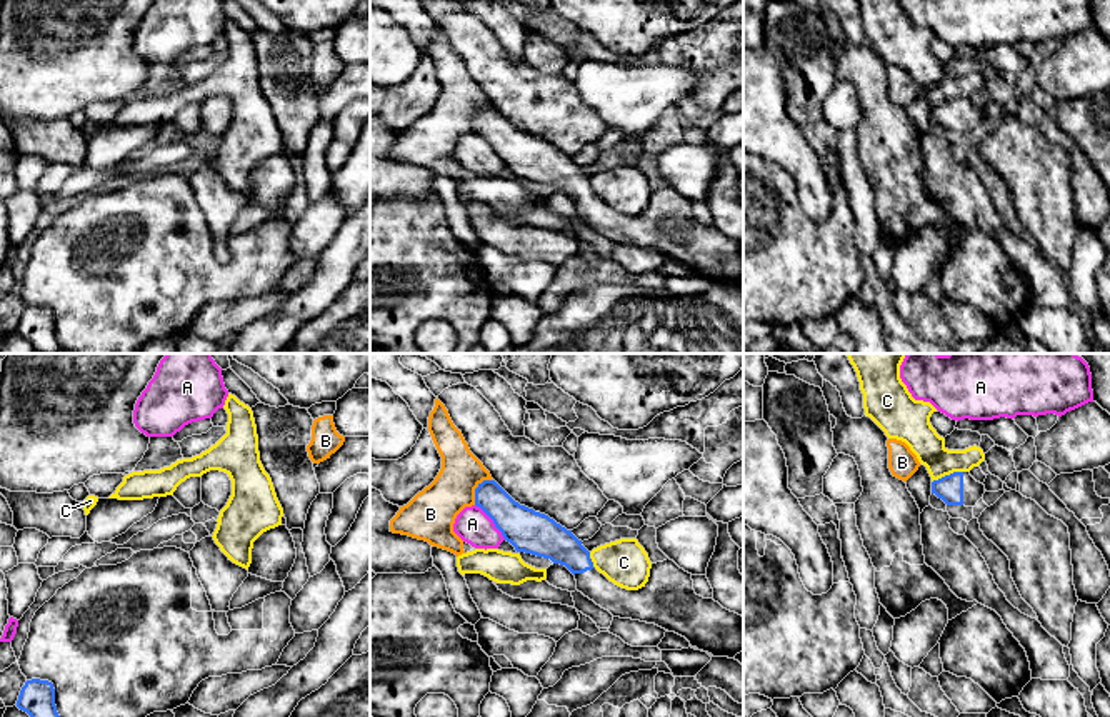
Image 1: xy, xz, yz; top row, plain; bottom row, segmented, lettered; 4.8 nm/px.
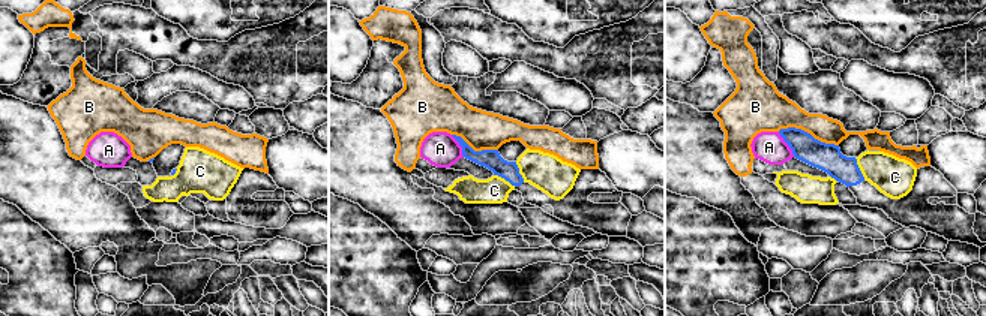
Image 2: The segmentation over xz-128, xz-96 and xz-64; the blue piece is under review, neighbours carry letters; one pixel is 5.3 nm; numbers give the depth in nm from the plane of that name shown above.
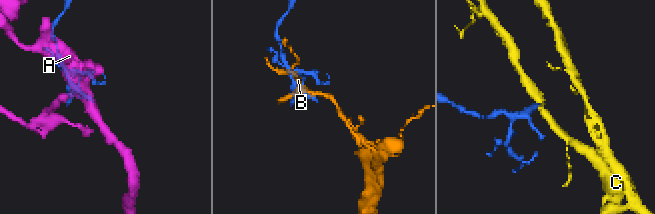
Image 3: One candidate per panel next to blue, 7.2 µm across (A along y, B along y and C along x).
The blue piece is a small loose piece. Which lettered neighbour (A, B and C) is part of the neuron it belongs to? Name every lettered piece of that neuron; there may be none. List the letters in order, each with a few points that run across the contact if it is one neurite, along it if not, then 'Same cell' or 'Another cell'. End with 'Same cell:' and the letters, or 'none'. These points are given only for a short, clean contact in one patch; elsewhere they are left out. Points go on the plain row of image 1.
A: Another cell
B: Another cell
C: Line: yz (962, 97), (954, 97), (932, 109). Another cell
Same cell: none

